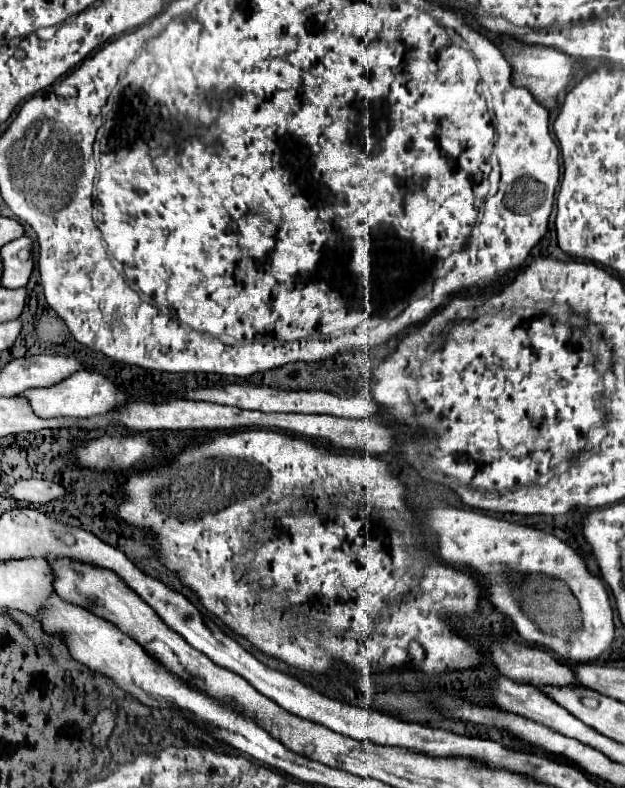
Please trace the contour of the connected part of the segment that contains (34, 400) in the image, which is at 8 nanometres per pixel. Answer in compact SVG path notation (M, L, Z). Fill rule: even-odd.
M79 370L65 378L65 382L57 382L55 386L45 388L31 388L19 394L21 398L27 398L31 410L39 418L89 418L97 414L105 414L127 400L125 394L121 394L111 380L107 380L101 374Z

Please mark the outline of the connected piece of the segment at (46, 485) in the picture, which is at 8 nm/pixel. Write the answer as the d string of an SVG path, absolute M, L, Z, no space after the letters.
M15 480L7 494L11 494L19 502L29 502L29 504L47 504L55 502L57 498L63 498L65 490L63 486L47 480Z

